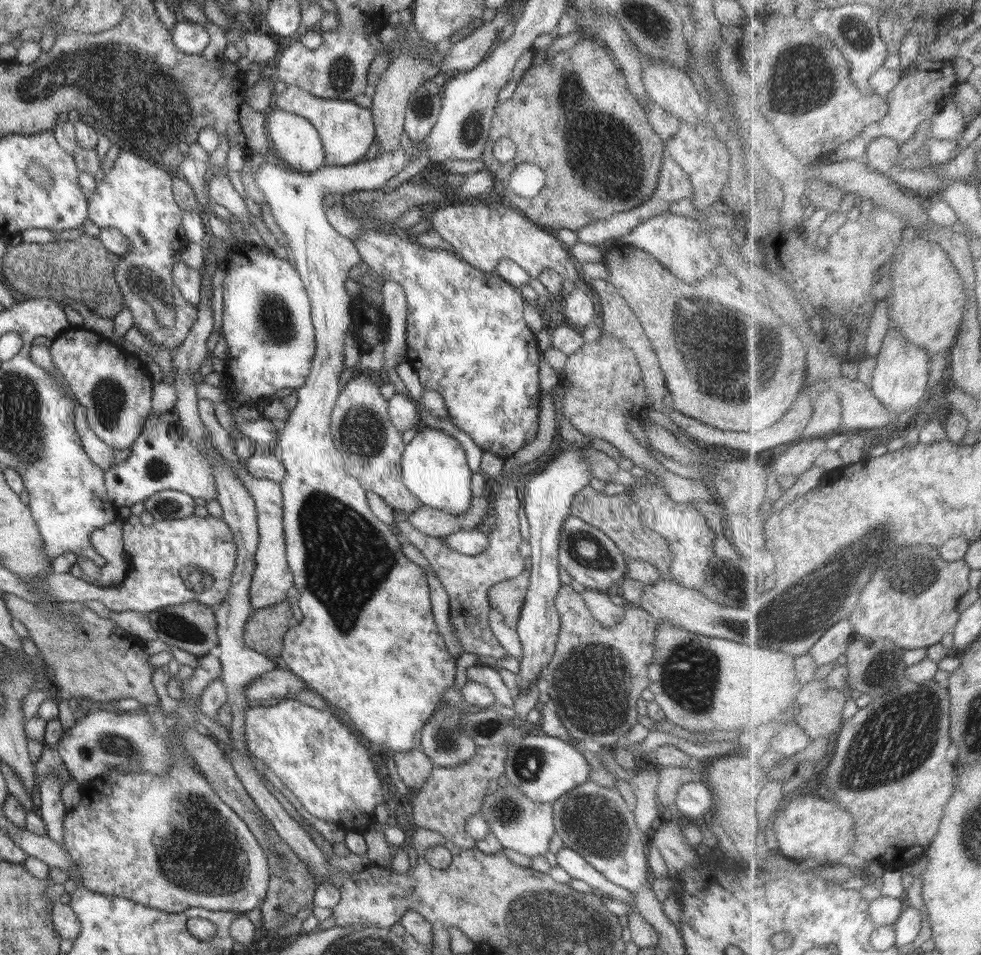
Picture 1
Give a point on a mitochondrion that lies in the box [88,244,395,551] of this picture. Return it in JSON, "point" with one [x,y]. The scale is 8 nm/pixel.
{"point":[156,301]}

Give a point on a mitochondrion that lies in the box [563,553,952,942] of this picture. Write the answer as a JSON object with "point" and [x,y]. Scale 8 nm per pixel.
{"point":[885,754]}

